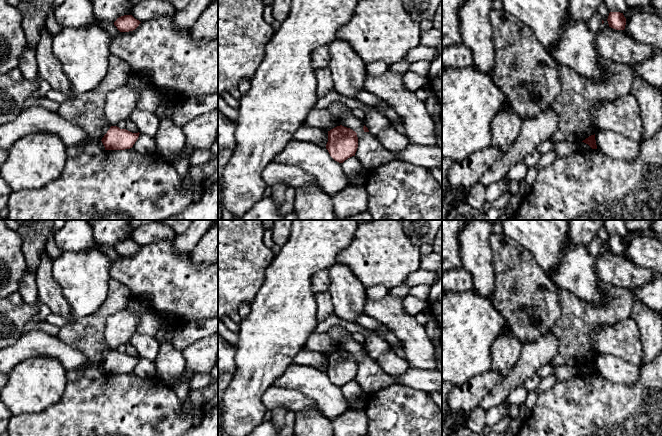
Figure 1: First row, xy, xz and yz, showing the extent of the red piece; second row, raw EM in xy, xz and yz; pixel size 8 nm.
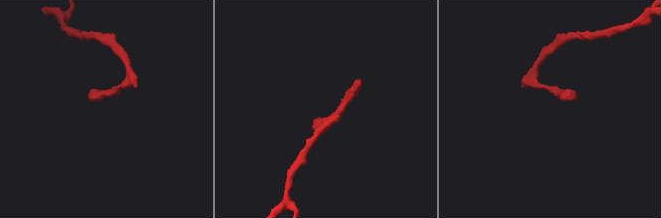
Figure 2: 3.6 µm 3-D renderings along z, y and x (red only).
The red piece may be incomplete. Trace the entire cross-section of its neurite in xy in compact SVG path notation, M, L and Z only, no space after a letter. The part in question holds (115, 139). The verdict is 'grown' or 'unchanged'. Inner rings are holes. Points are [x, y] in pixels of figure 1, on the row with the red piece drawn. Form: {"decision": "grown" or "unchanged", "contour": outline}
{"decision": "unchanged", "contour": "M111 126L102 138L105 150L125 150L133 147L139 137L138 133L132 133L117 126Z"}

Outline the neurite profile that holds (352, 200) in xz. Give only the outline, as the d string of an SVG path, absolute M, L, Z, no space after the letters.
M348 186L331 195L330 198L337 219L368 212L368 197L365 186Z

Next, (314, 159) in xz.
M291 140L273 163L296 166L314 176L322 190L334 195L349 186L341 163L335 161L326 147L305 141Z

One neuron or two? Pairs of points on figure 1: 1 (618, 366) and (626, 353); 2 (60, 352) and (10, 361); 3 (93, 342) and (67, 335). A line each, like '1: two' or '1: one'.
1: two
2: one
3: one

